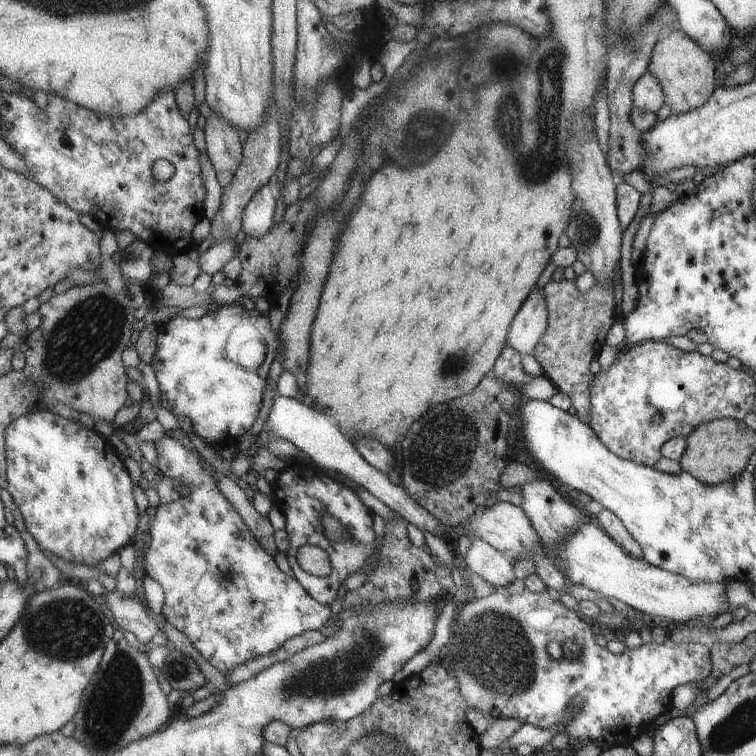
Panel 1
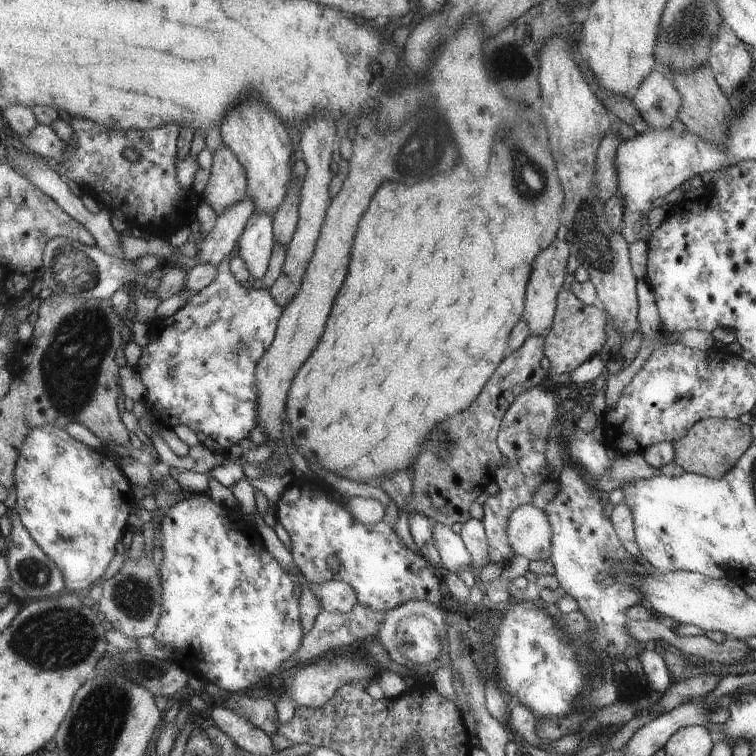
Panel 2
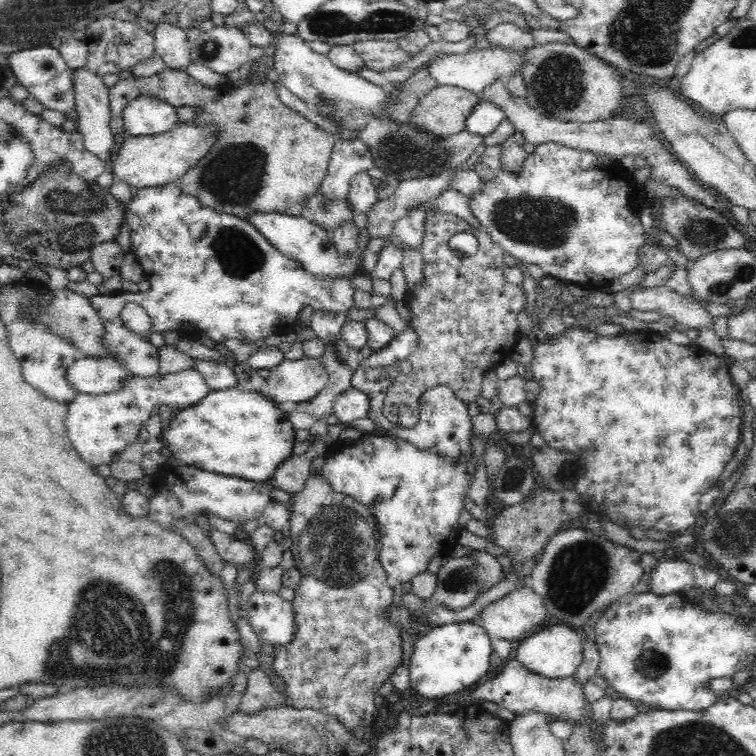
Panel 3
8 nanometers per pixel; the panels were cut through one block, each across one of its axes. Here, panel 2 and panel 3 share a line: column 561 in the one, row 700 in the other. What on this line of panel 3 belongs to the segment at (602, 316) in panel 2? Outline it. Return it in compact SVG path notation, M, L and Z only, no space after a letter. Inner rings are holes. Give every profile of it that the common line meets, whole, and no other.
M310 472L300 492L288 494L290 512L290 552L294 568L300 574L300 586L294 592L292 614L296 618L296 636L292 644L272 646L272 668L282 678L290 706L294 710L316 710L318 714L336 716L336 720L354 734L356 728L376 724L374 700L380 688L396 674L404 662L402 634L388 622L388 606L396 600L396 590L388 586L388 574L380 566L380 534L374 514L360 502L334 492L322 472Z

